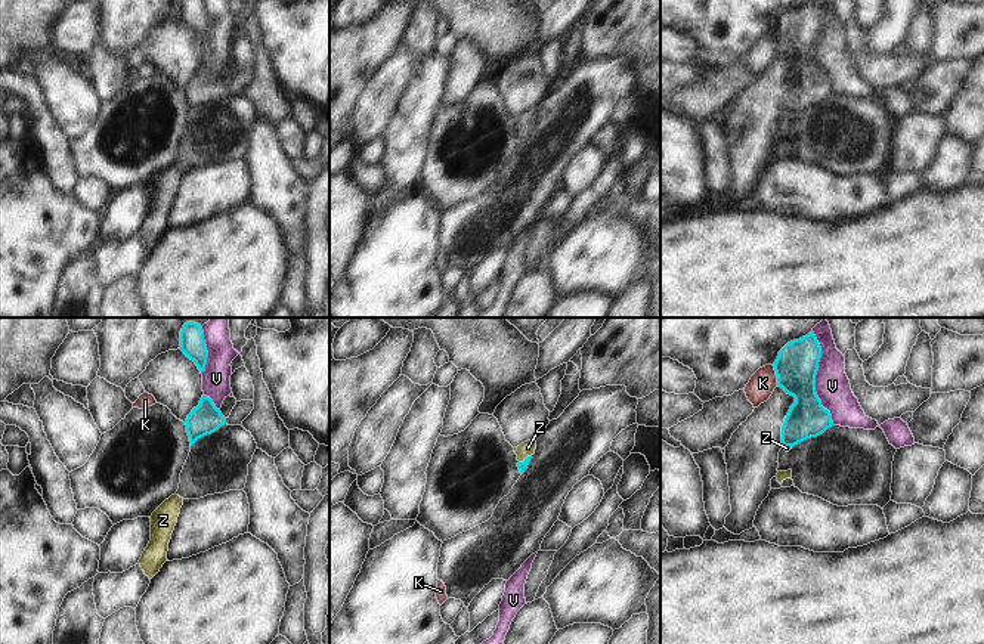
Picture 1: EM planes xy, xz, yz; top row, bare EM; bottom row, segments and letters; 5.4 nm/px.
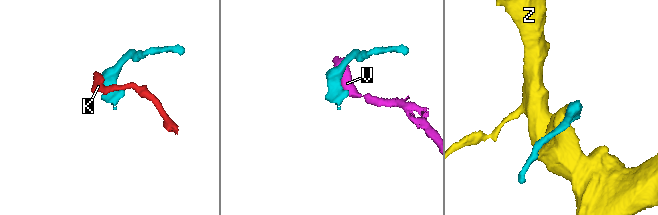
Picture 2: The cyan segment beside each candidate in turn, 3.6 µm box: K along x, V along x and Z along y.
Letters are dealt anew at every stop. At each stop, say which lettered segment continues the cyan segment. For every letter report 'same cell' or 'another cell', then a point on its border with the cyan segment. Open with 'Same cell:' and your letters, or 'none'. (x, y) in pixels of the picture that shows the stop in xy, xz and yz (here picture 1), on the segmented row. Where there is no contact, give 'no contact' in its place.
Same cell: Z
K: another cell; contact yz (776, 374)
V: another cell; contact yz (814, 378)
Z: same cell; contact xz (526, 458)

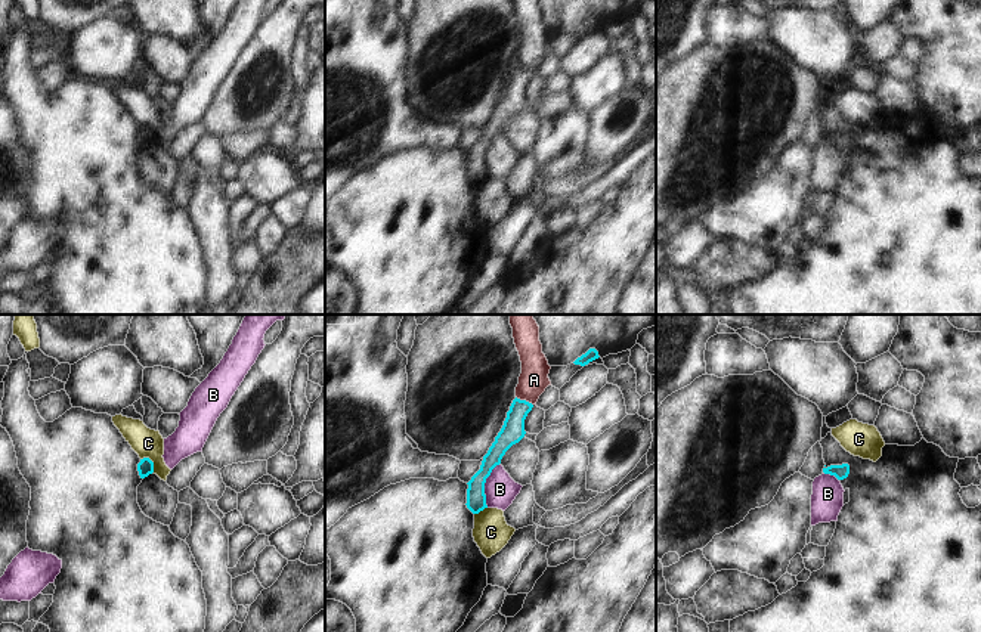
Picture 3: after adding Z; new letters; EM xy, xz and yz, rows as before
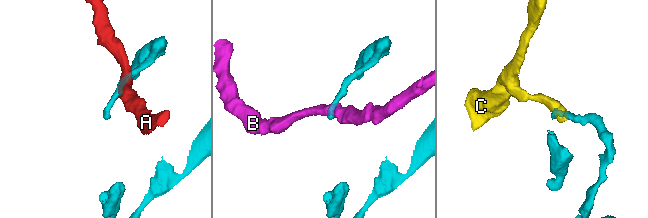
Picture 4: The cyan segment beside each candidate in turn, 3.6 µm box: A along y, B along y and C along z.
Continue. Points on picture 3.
Same cell: none
A: another cell; contact xz (525, 400)
B: another cell; contact xz (483, 485)
C: another cell; contact xy (151, 461)

